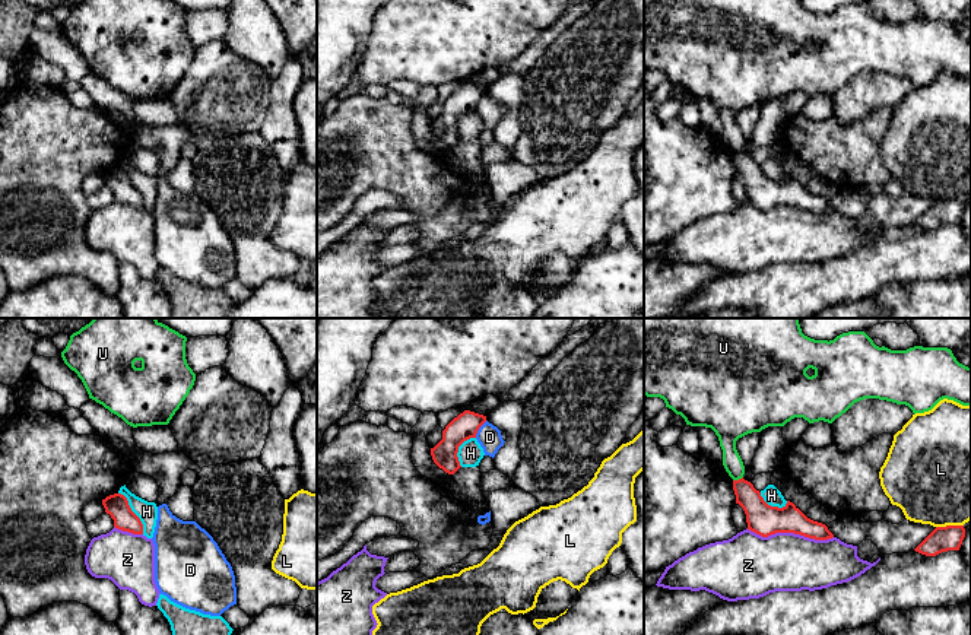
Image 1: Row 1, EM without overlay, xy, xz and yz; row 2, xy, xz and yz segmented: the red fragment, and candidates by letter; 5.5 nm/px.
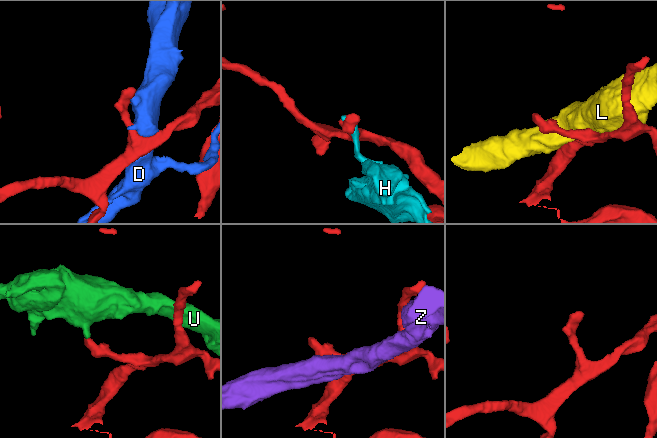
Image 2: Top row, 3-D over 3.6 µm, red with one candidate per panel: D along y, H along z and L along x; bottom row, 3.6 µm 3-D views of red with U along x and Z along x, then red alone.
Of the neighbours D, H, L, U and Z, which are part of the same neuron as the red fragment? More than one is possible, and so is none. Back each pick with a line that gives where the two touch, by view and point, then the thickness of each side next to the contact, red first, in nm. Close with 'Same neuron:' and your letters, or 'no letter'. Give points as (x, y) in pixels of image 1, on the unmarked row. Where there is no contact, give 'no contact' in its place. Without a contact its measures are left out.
Same neuron: no letter

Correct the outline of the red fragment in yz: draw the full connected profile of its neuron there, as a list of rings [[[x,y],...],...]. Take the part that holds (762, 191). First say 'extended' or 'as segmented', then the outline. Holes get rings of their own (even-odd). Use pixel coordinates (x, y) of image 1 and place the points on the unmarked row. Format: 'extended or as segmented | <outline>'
as segmented | [[[743,150],[733,153],[733,163],[736,177],[746,187],[748,203],[762,210],[775,206],[794,206],[815,213],[834,210],[825,197],[807,191],[790,174],[783,181],[768,178],[761,169],[761,165]]]

